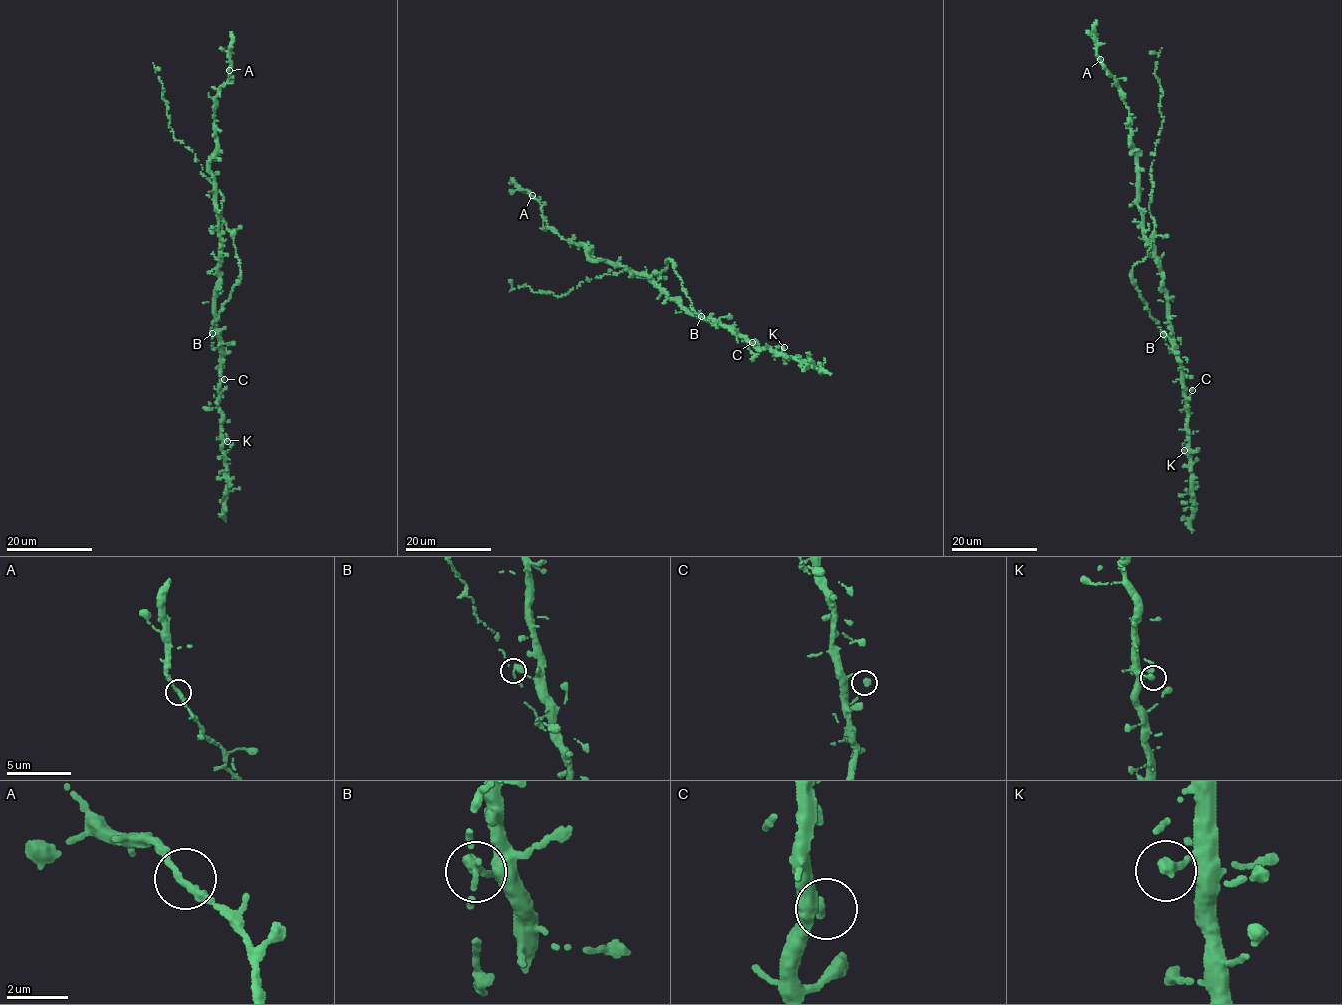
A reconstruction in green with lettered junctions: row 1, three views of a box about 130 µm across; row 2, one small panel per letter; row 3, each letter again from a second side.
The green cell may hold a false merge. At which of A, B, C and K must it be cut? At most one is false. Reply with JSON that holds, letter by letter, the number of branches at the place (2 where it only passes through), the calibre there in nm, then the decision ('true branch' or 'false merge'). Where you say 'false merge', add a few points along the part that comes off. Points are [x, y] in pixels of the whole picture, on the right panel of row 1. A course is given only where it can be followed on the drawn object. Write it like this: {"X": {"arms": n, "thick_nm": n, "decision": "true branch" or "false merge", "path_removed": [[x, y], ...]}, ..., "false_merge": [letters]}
{"A": {"arms": 2, "thick_nm": 280, "decision": "true branch"}, "B": {"arms": 2, "thick_nm": 280, "decision": "true branch"}, "C": {"arms": 1, "thick_nm": 320, "decision": "true branch"}, "K": {"arms": 1, "thick_nm": 320, "decision": "true branch"}, "false_merge": []}

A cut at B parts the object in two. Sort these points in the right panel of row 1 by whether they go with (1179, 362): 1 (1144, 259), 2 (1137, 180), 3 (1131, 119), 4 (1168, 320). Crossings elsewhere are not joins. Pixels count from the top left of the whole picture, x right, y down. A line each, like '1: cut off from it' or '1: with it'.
1: cut off from it
2: with it
3: with it
4: with it

